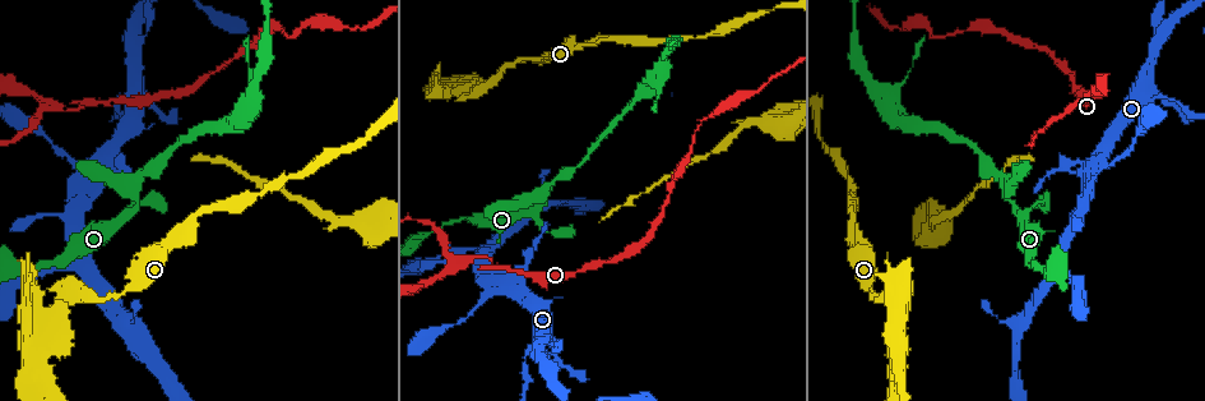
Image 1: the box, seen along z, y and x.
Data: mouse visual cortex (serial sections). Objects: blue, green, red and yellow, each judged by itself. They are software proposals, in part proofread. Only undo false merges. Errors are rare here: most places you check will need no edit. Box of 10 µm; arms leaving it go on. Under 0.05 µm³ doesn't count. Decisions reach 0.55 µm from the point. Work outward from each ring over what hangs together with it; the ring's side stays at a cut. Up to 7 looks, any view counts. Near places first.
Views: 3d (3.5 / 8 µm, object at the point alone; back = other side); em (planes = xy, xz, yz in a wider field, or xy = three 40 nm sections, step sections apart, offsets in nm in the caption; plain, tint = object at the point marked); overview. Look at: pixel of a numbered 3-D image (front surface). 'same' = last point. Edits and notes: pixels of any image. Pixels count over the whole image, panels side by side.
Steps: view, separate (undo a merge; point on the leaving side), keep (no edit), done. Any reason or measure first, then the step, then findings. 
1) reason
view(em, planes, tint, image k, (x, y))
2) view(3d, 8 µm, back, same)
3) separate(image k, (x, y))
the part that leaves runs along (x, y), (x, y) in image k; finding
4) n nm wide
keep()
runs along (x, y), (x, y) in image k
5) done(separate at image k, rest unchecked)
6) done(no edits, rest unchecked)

calibre changes
view(em, xy, step 1, tint, image 1, (846, 172))

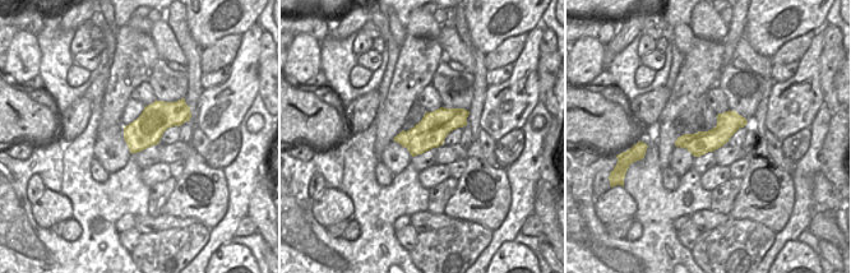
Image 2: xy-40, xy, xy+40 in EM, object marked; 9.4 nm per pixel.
wider look
view(3d, 3.5 µm, same)

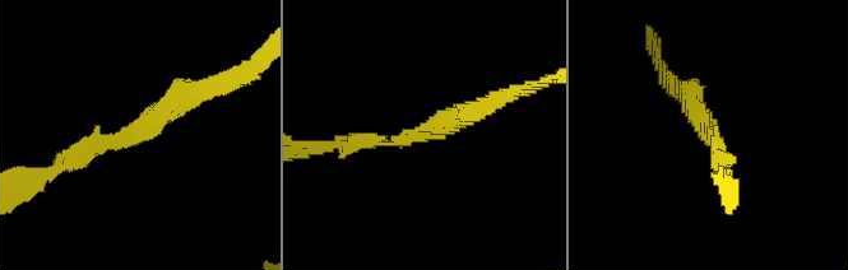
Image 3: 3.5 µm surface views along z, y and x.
arms of 150, 300 nm
keep()
all the same cell

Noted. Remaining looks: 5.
view(3d, 3.5 µm, image 1, (965, 31))

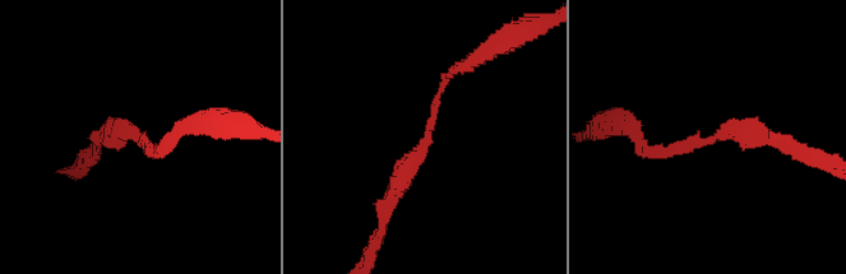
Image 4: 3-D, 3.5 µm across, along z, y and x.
arms of 100, 250 nm; need the tissue
view(em, planes, tint, image 4, (707, 139))

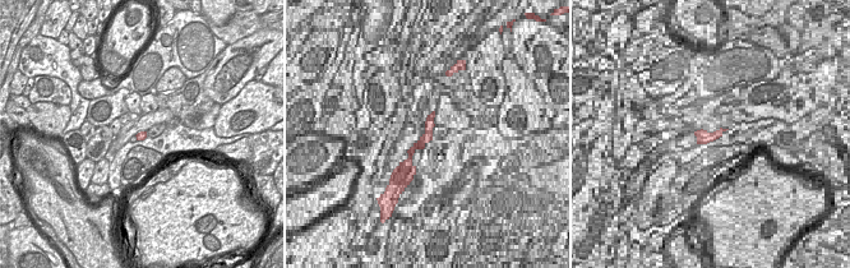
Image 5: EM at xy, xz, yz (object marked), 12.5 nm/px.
120 nm wide
keep()
runs along (384, 204), (454, 70) in image 4; continuous, no second cell

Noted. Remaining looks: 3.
a fork
view(3d, 3.5 µm, image 1, (132, 188))

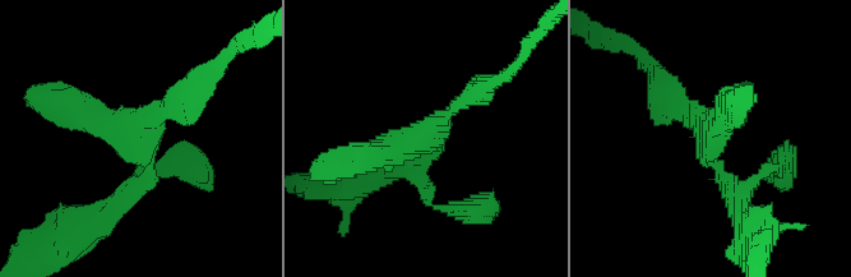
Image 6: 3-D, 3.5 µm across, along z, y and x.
3 arms; arms of 200, 250, 350 nm
view(em, xy, step 2, tint, image 6, (141, 143))

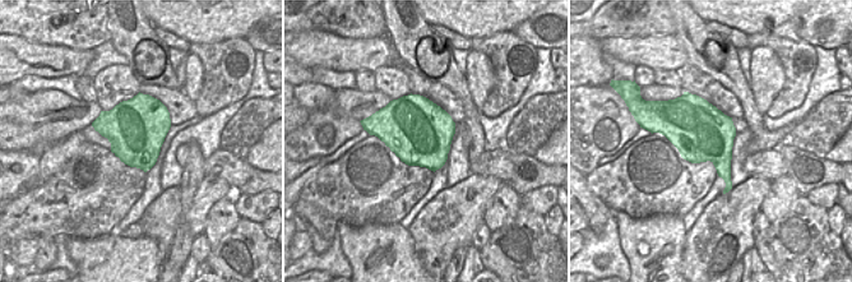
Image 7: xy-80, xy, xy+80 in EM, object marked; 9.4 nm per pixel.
view(em, xy, step 3, tint, same)

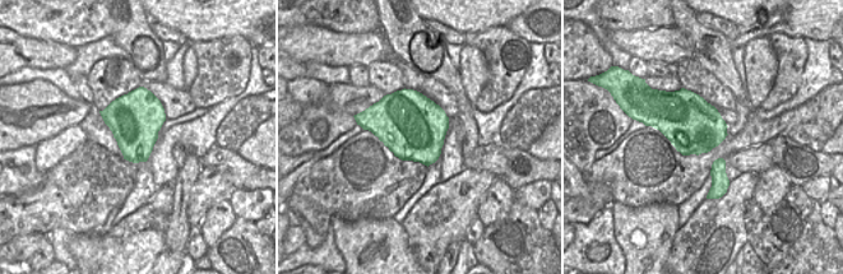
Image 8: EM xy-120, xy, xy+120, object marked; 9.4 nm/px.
keep()
runs along (739, 204), (667, 91) in image 6; all the same cell

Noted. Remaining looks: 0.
done(no edits, rest unchecked)

